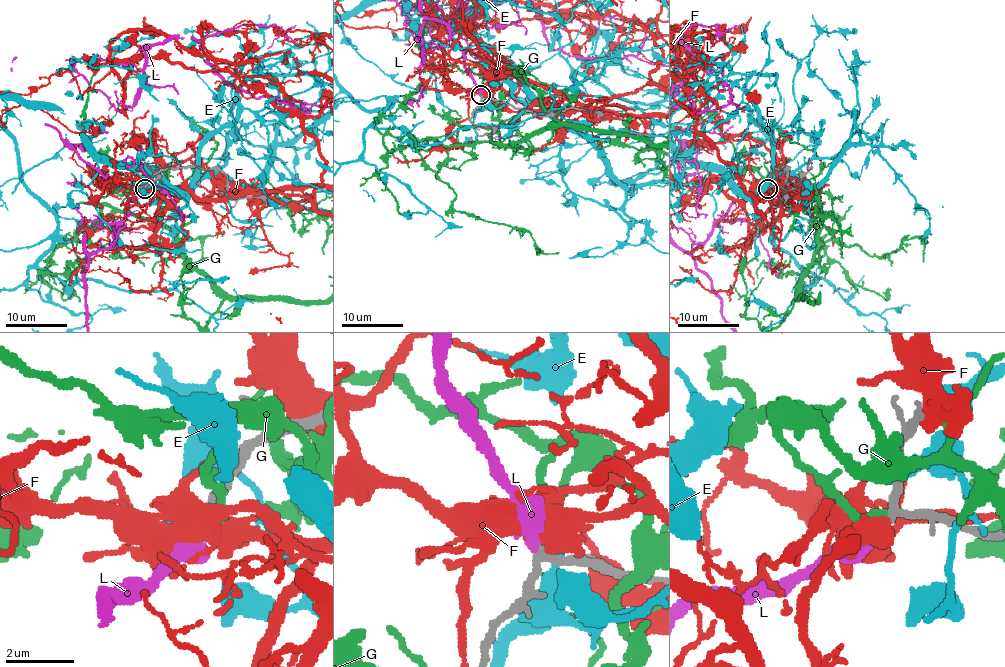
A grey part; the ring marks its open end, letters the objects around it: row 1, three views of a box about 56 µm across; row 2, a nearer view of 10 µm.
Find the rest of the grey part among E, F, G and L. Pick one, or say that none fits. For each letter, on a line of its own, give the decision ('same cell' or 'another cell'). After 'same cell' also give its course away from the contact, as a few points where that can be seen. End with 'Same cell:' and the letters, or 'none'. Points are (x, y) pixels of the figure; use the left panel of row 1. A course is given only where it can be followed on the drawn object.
E: another cell
F: another cell
G: another cell
L: same cell
Same cell: L

